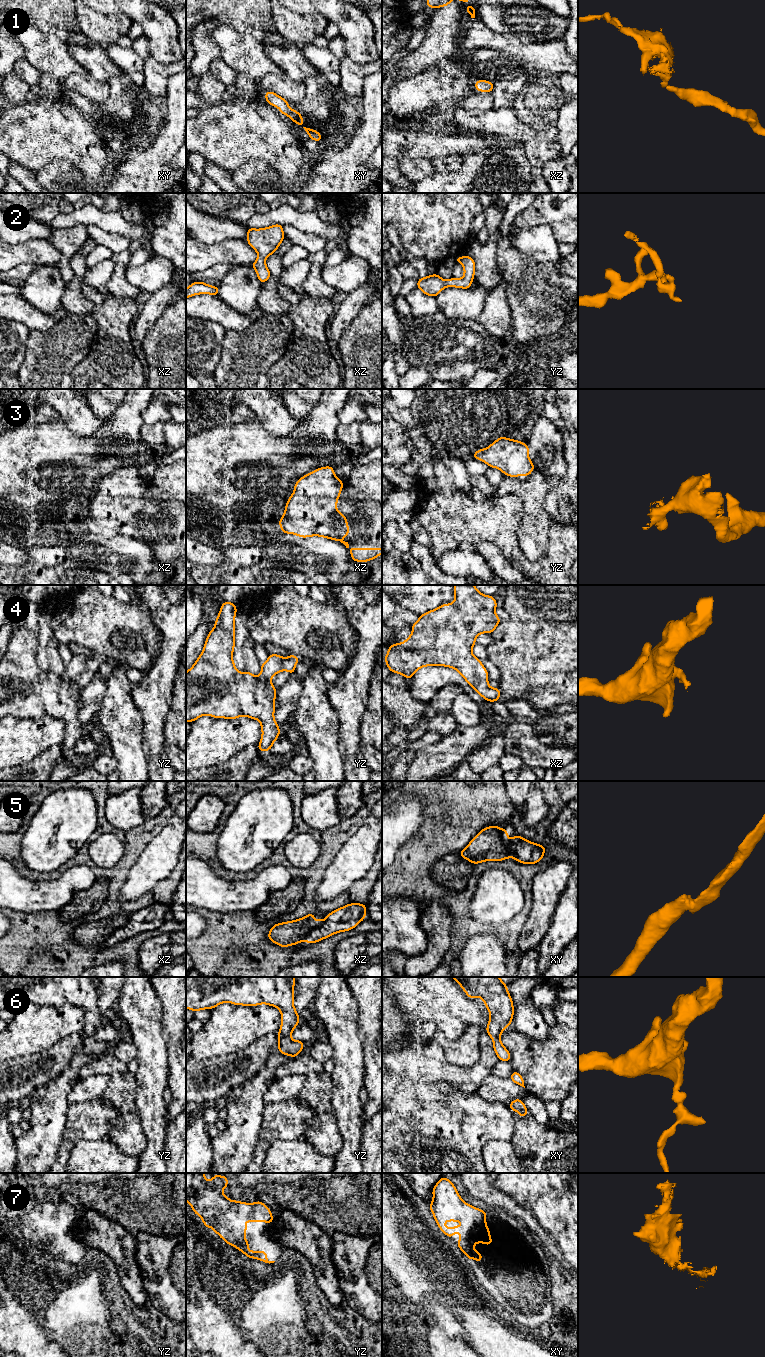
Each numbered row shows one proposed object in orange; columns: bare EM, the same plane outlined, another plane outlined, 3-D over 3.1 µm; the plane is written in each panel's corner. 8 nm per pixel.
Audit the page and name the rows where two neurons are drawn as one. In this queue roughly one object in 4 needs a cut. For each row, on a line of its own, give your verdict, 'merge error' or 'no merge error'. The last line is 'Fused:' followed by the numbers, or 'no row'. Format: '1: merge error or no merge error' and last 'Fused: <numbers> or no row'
1: no merge error
2: no merge error
3: no merge error
4: no merge error
5: merge error
6: no merge error
7: no merge error
Fused: 5

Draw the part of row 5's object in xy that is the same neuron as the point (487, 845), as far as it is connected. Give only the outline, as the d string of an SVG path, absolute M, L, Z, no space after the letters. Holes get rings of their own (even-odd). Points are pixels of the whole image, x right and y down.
M498 826L483 828L459 853L473 864L512 857L502 840L502 828Z

